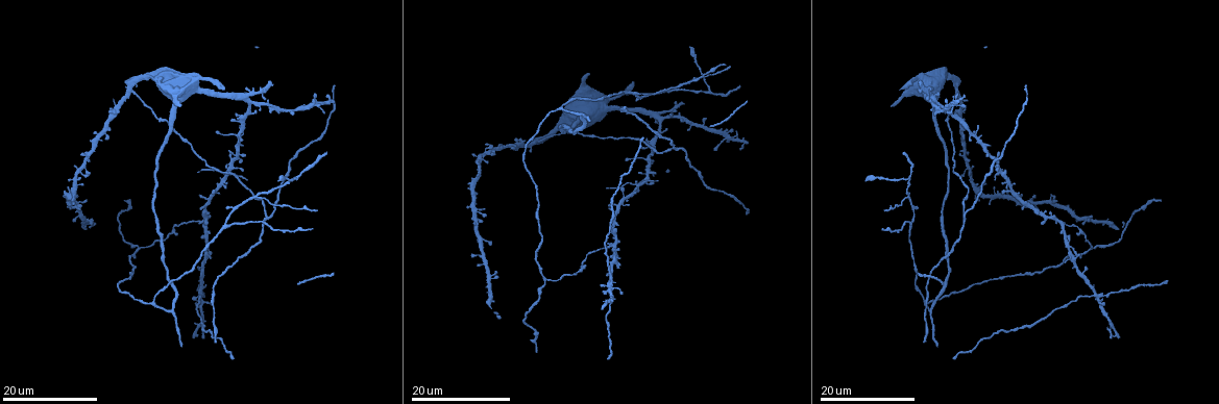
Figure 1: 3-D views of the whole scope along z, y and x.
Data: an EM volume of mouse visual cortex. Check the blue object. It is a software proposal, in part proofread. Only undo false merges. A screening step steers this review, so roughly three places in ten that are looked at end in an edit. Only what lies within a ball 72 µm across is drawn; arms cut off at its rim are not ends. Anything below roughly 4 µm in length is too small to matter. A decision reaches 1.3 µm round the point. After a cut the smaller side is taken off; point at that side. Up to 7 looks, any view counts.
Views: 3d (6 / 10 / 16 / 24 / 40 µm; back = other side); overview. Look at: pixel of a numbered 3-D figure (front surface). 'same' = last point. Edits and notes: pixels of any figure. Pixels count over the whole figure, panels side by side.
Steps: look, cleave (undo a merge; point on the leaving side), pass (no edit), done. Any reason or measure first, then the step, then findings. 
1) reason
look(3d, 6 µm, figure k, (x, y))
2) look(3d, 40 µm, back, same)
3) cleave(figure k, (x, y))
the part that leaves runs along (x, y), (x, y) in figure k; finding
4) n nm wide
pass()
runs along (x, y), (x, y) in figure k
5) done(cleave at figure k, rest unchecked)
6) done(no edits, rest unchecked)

arms part here
look(3d, 16 µm, figure 1, (255, 196))

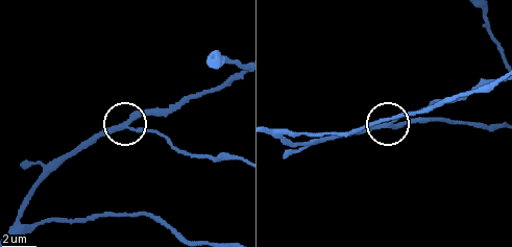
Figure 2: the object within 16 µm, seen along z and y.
closer look
look(3d, 6 µm, figure 2, (127, 122))

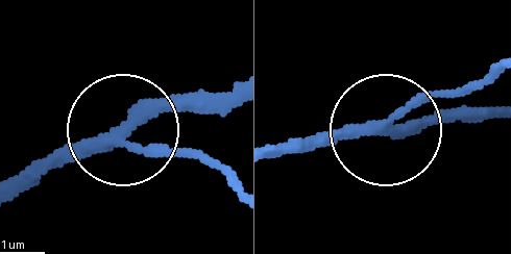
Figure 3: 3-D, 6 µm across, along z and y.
3 arms
cleave(figure 3, (167, 145))
the part that leaves runs along (112, 142), (198, 153), (232, 175) in figure 3; two neurons meet here

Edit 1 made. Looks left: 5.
look(3d, 16 µm, figure 1, (235, 136))

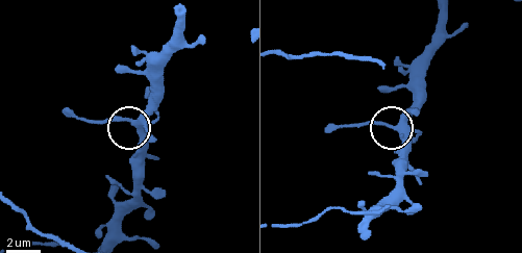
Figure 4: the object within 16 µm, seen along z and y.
look(3d, 10 µm, figure 4, (135, 122))

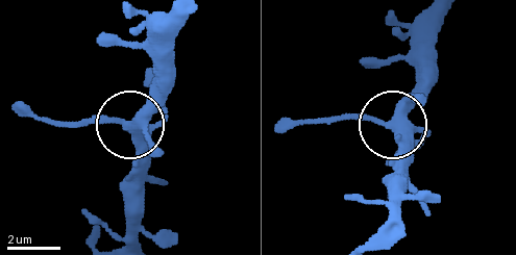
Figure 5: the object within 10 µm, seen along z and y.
pass()
runs along (445, 11), (433, 85), (400, 120), (388, 126), (309, 120) in figure 5; continuous, no second neuron

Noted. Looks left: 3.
a fork
look(3d, 24 µm, figure 1, (268, 216))

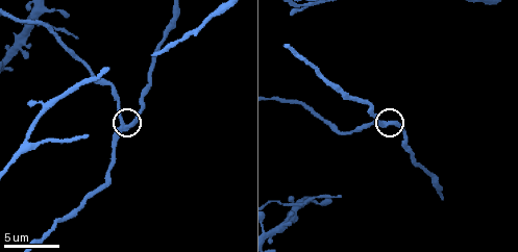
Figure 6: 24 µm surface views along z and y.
closer look
look(3d, 10 µm, figure 6, (129, 128))

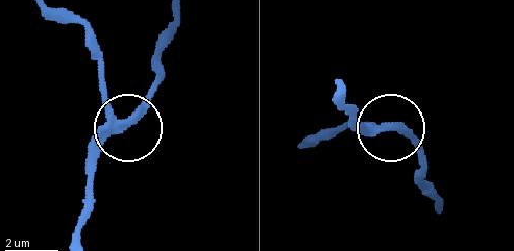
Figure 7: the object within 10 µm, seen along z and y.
280 nm wide
pass()
runs along (73, 14), (96, 60), (102, 101), (123, 126), (89, 173) in figure 7; continuous, no second neuron

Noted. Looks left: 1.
three-way junction
look(3d, 6 µm, figure 6, (197, 31))

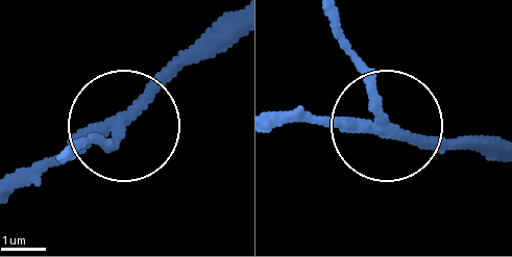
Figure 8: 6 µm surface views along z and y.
3 arms
cleave(figure 8, (95, 135))
the part that leaves runs along (121, 125), (110, 144), (72, 144) in figure 8; a second neuron is stuck on

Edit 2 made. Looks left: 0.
done(cleave at figure 3, cleave at figure 8, rest unchecked)

